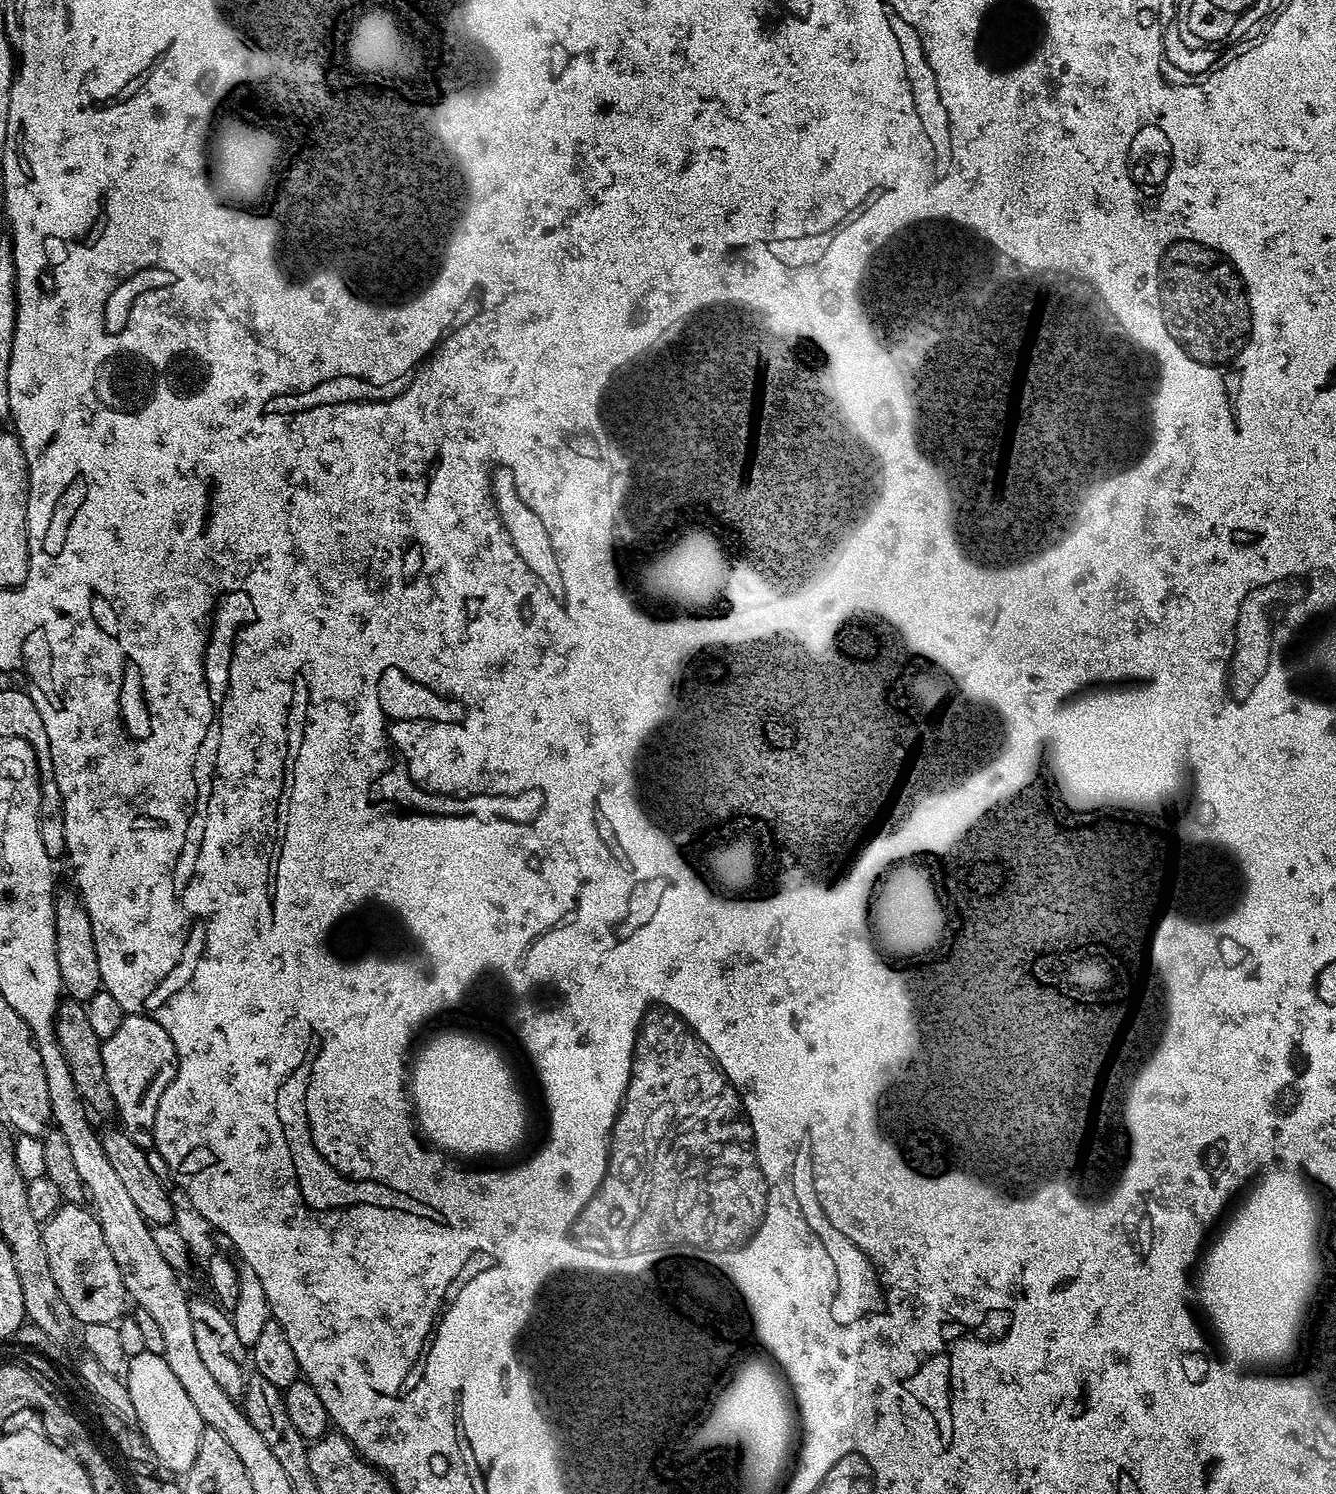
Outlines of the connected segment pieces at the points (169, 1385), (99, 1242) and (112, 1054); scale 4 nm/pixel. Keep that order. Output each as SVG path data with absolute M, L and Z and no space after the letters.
M142 1352L127 1361L126 1383L130 1402L134 1404L134 1412L137 1415L135 1423L143 1433L155 1463L160 1463L162 1467L169 1468L172 1472L187 1474L190 1466L194 1466L194 1458L198 1458L198 1442L202 1438L206 1425L199 1416L197 1407L190 1402L189 1395L183 1390L181 1382L178 1382L178 1378L174 1376L163 1356L153 1352Z
M61 1203L51 1218L43 1221L46 1258L50 1258L50 1272L57 1283L58 1294L65 1300L77 1325L106 1322L116 1324L125 1315L122 1274L106 1246L99 1222L87 1207Z
M125 1015L122 1026L102 1043L102 1066L106 1066L106 1082L110 1082L110 1094L116 1103L115 1111L120 1112L123 1131L140 1148L151 1149L158 1102L162 1102L162 1094L174 1082L178 1070L178 1054L170 1034L149 1016Z

